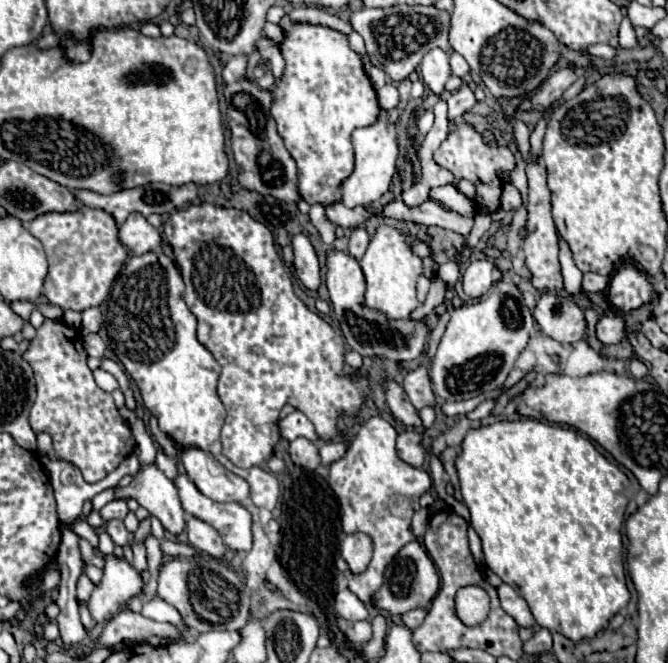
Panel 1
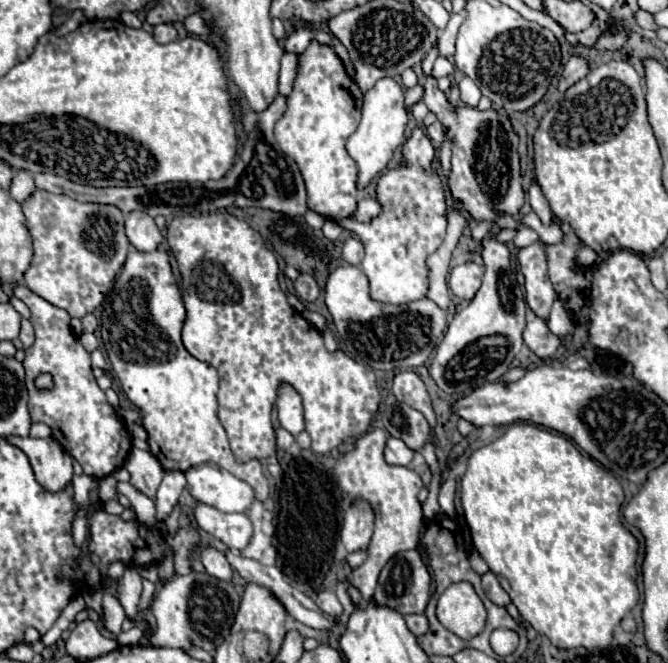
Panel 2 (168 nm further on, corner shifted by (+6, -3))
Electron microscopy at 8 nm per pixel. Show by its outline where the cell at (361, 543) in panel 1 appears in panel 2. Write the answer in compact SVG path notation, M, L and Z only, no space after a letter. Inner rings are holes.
M355 501L347 509L341 529L341 541L349 553L355 553L369 547L371 535L373 535L373 511L369 505Z

